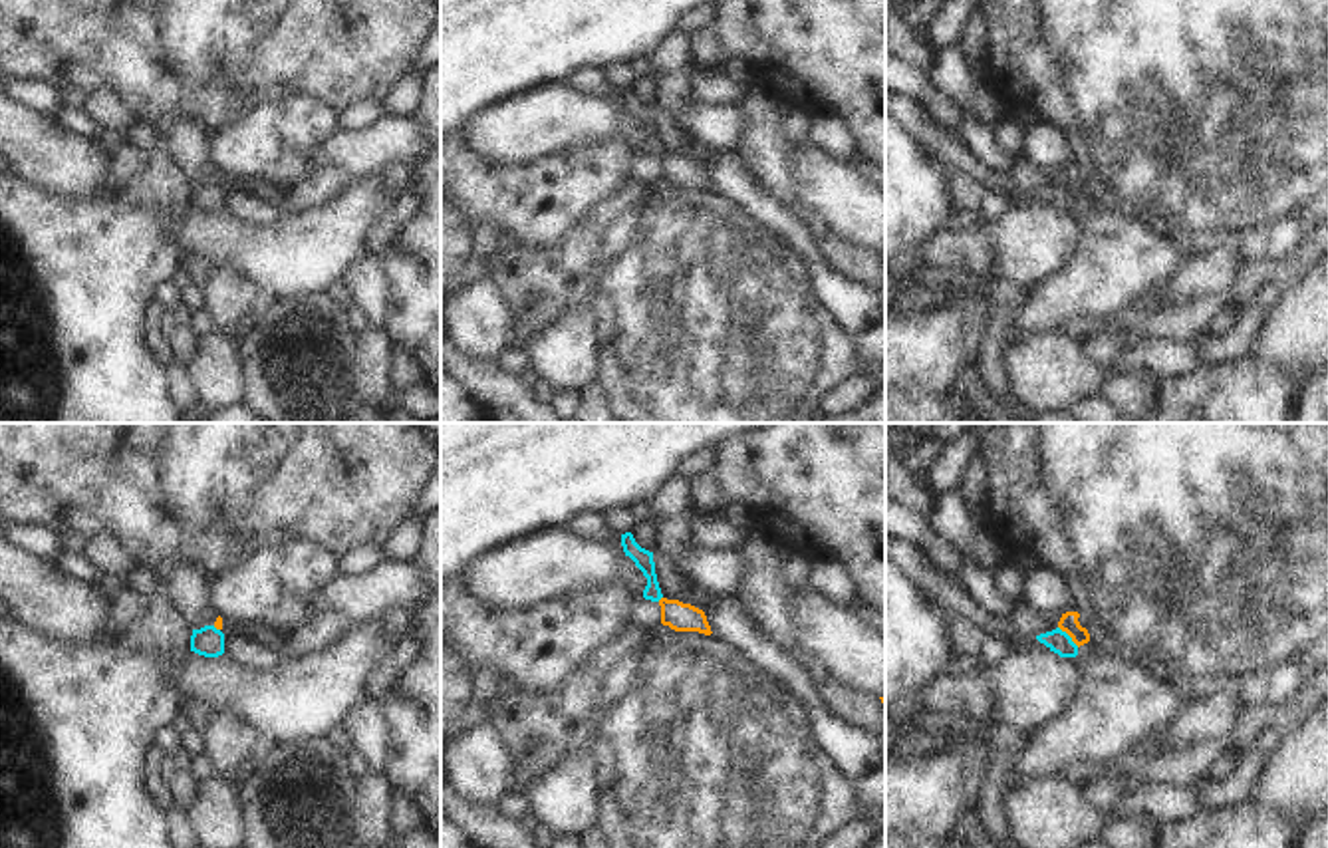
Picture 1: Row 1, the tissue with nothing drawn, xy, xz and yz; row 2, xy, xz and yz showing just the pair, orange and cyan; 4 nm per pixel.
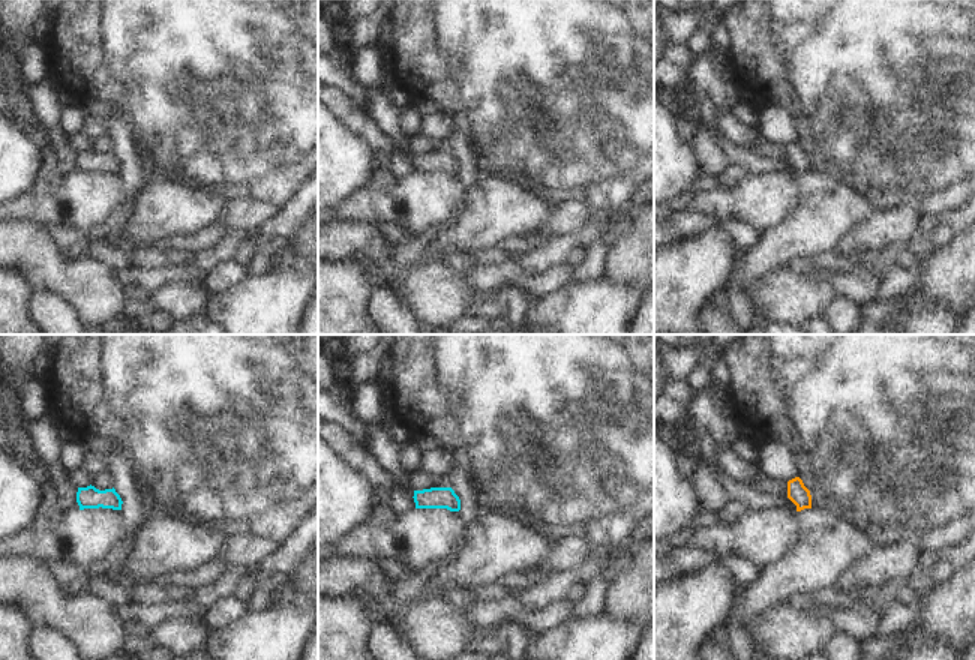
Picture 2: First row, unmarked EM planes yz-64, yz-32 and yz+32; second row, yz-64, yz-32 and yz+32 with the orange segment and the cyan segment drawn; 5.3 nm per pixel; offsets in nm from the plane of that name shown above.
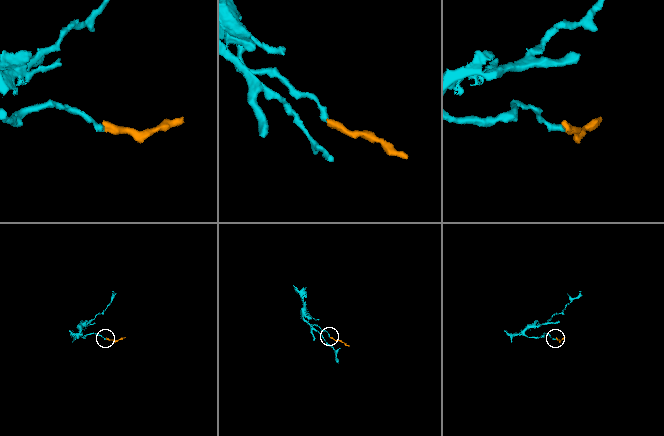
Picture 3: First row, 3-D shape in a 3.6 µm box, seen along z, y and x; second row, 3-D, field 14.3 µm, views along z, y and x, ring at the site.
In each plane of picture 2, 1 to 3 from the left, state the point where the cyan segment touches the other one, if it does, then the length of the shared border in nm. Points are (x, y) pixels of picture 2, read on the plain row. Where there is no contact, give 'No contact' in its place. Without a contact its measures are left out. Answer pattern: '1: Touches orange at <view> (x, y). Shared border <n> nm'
1: No contact
2: No contact
3: No contact

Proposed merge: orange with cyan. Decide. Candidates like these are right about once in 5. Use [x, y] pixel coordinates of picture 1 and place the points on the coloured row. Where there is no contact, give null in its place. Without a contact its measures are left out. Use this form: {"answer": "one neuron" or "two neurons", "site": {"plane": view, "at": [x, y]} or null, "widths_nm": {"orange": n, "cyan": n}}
{"answer": "two neurons", "site": {"plane": "yz", "at": [1068, 634]}, "widths_nm": {"orange": 80, "cyan": 90}}

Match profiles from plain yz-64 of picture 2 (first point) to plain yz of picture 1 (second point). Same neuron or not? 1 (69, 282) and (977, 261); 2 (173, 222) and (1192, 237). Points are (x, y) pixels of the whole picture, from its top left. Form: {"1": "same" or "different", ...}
{"1": "different", "2": "different"}

